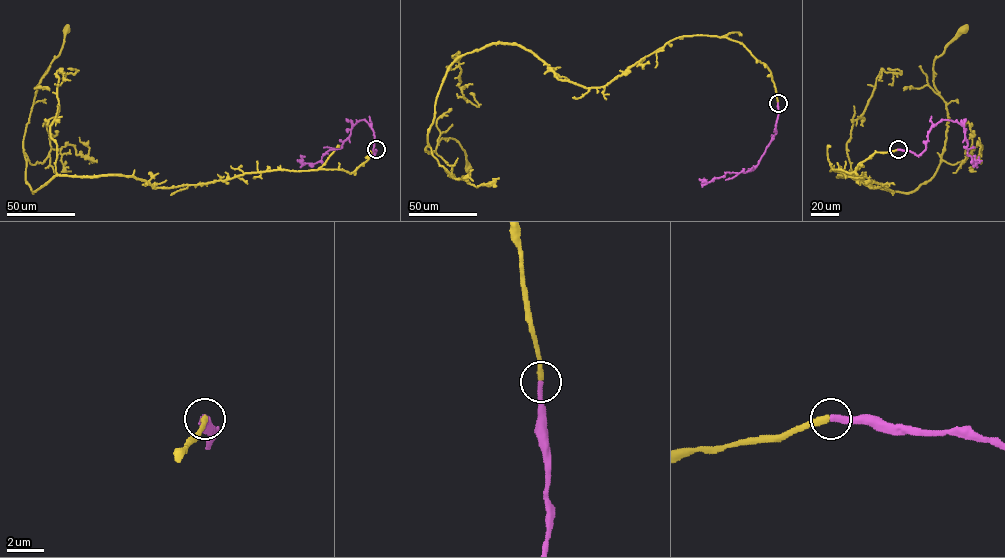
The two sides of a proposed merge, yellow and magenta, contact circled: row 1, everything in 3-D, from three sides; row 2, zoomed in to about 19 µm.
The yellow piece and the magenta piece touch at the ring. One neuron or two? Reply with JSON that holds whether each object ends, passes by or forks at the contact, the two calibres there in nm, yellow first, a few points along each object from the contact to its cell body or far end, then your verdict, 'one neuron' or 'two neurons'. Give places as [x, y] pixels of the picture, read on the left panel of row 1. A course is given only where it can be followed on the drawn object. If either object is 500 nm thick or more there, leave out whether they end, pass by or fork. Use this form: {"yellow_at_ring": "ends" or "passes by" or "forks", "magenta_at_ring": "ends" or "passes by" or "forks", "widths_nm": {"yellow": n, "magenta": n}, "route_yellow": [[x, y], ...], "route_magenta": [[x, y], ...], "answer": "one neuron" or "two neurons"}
{"yellow_at_ring": "ends", "magenta_at_ring": "ends", "widths_nm": {"yellow": 360, "magenta": 300}, "route_yellow": [[375, 149], [350, 173], [274, 170], [169, 188], [132, 176], [55, 175], [32, 192], [24, 133], [67, 29]], "route_magenta": [[375, 149], [374, 132], [362, 120], [341, 148], [327, 151], [314, 163], [303, 164], [305, 156]], "answer": "one neuron"}

